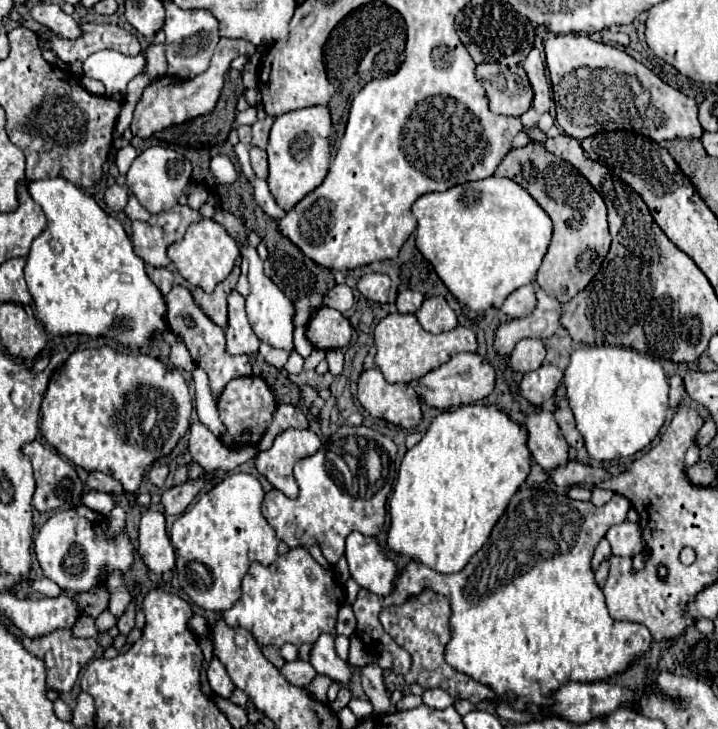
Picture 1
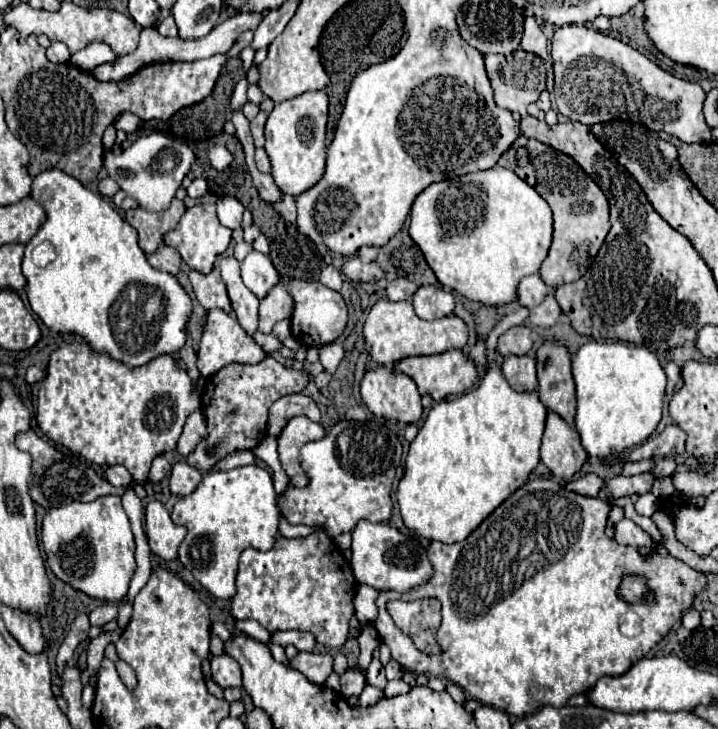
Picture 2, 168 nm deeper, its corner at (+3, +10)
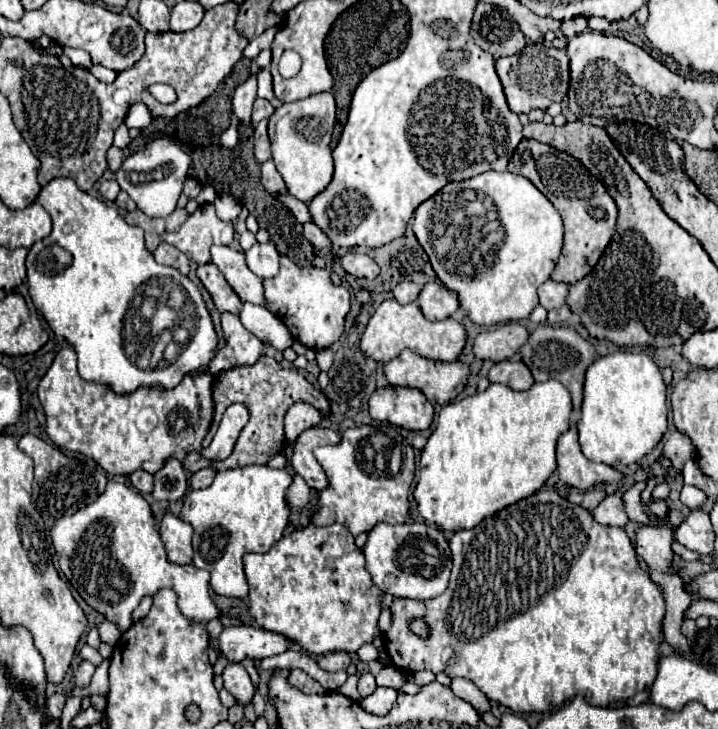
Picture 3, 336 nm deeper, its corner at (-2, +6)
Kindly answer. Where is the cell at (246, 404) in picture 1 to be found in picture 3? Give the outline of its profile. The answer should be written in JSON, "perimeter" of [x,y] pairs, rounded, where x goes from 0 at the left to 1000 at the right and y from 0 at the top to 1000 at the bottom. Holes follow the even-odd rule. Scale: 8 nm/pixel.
{"perimeter":[[[362,488],[362,494],[357,499],[348,499],[348,502],[331,502],[331,505],[320,505],[320,508],[312,508],[306,510],[301,519],[298,519],[298,532],[295,532],[295,540],[298,540],[298,554],[301,554],[301,562],[298,562],[298,576],[295,576],[295,584],[284,601],[284,615],[292,612],[301,590],[304,590],[304,582],[306,582],[306,573],[312,568],[312,562],[326,554],[326,551],[334,551],[345,560],[348,565],[348,576],[345,582],[337,587],[331,604],[329,604],[329,612],[323,617],[323,623],[315,628],[315,631],[290,631],[284,628],[281,623],[276,620],[267,620],[256,628],[256,642],[262,642],[265,650],[287,642],[287,639],[295,639],[301,645],[318,645],[318,642],[331,642],[331,639],[345,639],[345,636],[370,636],[376,628],[382,628],[387,620],[393,620],[393,615],[398,612],[398,601],[396,601],[396,568],[398,562],[409,554],[409,551],[426,551],[432,557],[437,557],[448,573],[454,573],[460,568],[460,551],[457,546],[443,535],[437,532],[437,527],[432,527],[421,510],[415,510],[412,505],[404,505],[404,508],[396,508],[382,491],[376,488]]]}

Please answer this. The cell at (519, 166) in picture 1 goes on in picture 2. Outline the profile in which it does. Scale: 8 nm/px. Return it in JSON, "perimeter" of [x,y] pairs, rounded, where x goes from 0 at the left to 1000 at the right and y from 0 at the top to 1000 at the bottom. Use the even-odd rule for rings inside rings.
{"perimeter":[[[728,184],[712,198],[692,225],[714,233],[723,244],[742,255],[770,288],[770,332],[751,370],[756,387],[776,395],[806,384],[818,373],[848,318],[848,277],[837,258],[798,217]]]}

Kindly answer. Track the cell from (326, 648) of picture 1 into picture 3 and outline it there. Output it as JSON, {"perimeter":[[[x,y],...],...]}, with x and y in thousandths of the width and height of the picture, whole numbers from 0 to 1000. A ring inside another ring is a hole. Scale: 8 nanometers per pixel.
{"perimeter":[[[318,859],[304,872],[304,894],[318,908],[337,908],[340,903],[365,905],[396,892],[401,892],[401,875],[359,859]]]}

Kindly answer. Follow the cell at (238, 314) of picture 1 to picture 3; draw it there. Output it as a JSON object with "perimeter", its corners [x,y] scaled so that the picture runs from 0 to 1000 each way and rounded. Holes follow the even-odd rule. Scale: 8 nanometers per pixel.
{"perimeter":[[[295,337],[292,346],[295,359],[306,368],[315,387],[323,392],[323,398],[334,406],[337,414],[368,417],[365,384],[343,365],[340,346],[323,343],[320,337]]]}

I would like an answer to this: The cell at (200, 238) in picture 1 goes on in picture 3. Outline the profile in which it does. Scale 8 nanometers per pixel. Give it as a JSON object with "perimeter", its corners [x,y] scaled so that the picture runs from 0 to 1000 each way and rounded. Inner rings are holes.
{"perimeter":[[[284,280],[270,294],[265,294],[248,318],[226,321],[228,332],[245,337],[251,346],[256,346],[265,357],[276,362],[292,359],[295,335],[320,335],[323,326],[323,305],[306,302],[295,280]]]}

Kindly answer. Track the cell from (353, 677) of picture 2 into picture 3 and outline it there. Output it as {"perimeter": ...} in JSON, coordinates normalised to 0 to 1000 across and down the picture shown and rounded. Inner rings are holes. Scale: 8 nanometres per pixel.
{"perimeter":[[[504,925],[504,927],[501,927],[501,933],[499,933],[499,949],[501,949],[504,957],[515,955],[524,944],[526,944],[526,941],[524,941],[524,933],[521,933],[518,925]]]}

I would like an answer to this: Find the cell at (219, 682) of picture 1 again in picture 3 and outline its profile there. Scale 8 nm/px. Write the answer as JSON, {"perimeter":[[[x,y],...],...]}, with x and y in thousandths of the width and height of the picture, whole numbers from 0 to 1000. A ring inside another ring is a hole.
{"perimeter":[[[318,911],[309,922],[312,944],[329,957],[329,966],[348,966],[354,957],[354,938],[337,911]]]}

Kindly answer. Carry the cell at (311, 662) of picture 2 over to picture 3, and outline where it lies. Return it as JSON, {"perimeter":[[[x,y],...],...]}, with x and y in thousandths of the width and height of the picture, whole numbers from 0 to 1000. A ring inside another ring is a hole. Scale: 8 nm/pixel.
{"perimeter":[[[460,894],[460,897],[451,897],[443,905],[443,914],[451,916],[451,919],[457,919],[457,922],[482,919],[487,911],[490,911],[490,905],[487,905],[487,900],[482,894]]]}

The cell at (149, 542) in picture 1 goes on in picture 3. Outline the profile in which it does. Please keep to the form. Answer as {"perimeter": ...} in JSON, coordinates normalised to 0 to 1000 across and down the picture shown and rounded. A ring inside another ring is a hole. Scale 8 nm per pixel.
{"perimeter":[[[231,705],[223,716],[223,738],[240,774],[267,774],[267,722],[242,705]]]}

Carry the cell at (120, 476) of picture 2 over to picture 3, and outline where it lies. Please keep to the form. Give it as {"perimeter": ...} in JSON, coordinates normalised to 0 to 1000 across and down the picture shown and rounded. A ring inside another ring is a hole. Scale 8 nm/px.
{"perimeter":[[[189,645],[181,650],[181,661],[184,667],[198,675],[198,678],[209,678],[212,669],[214,669],[214,658],[212,658],[212,650],[201,647],[201,645]]]}

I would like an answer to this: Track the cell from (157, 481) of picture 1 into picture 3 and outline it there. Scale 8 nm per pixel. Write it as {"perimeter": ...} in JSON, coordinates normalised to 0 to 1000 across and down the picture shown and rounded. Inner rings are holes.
{"perimeter":[[[234,631],[217,650],[214,650],[214,675],[217,686],[245,689],[262,675],[262,653],[253,642],[253,634]]]}

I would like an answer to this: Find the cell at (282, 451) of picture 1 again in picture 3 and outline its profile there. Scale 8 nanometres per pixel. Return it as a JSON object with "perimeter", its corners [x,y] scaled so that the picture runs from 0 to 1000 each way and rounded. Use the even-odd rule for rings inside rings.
{"perimeter":[[[443,584],[429,587],[415,598],[407,623],[407,642],[426,658],[432,669],[440,669],[446,675],[457,667],[457,653],[437,628],[437,615],[448,609],[471,609],[471,606],[474,598],[465,590],[443,587]]]}

